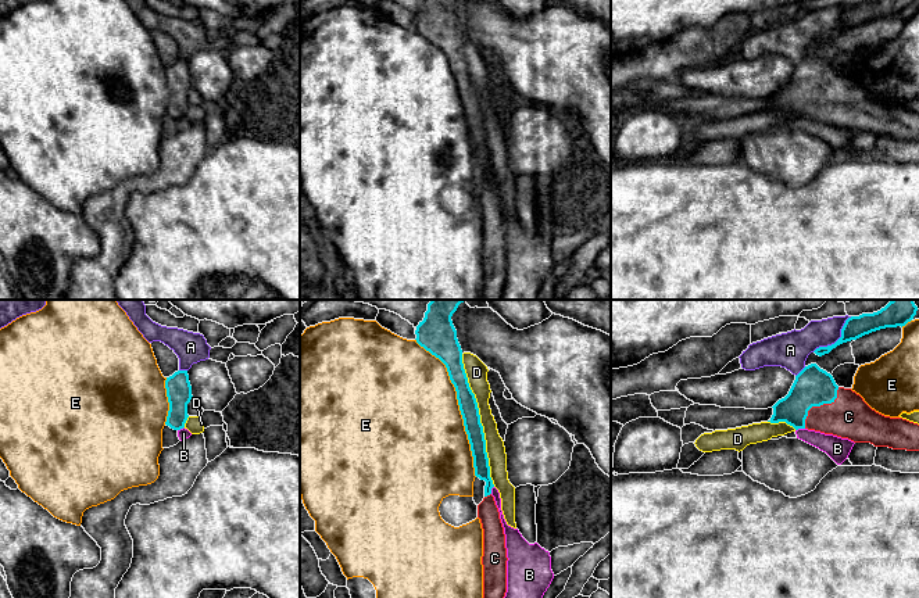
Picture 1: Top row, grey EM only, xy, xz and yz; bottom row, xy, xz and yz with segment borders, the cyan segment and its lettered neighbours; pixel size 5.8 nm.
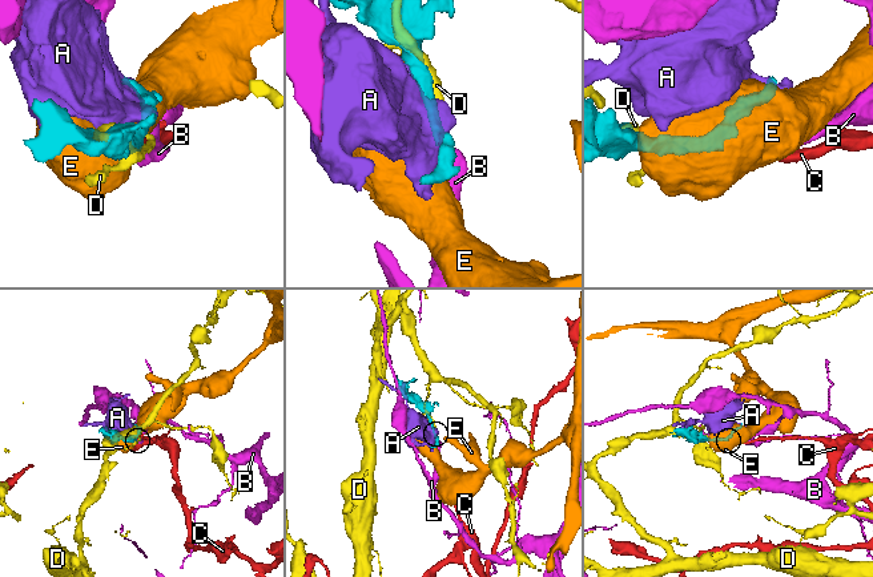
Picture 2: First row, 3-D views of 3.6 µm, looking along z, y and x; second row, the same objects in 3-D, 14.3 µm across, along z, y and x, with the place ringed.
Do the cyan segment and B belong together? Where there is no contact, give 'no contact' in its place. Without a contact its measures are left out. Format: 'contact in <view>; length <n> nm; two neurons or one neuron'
contact in yz; length 60 nm; two neurons

